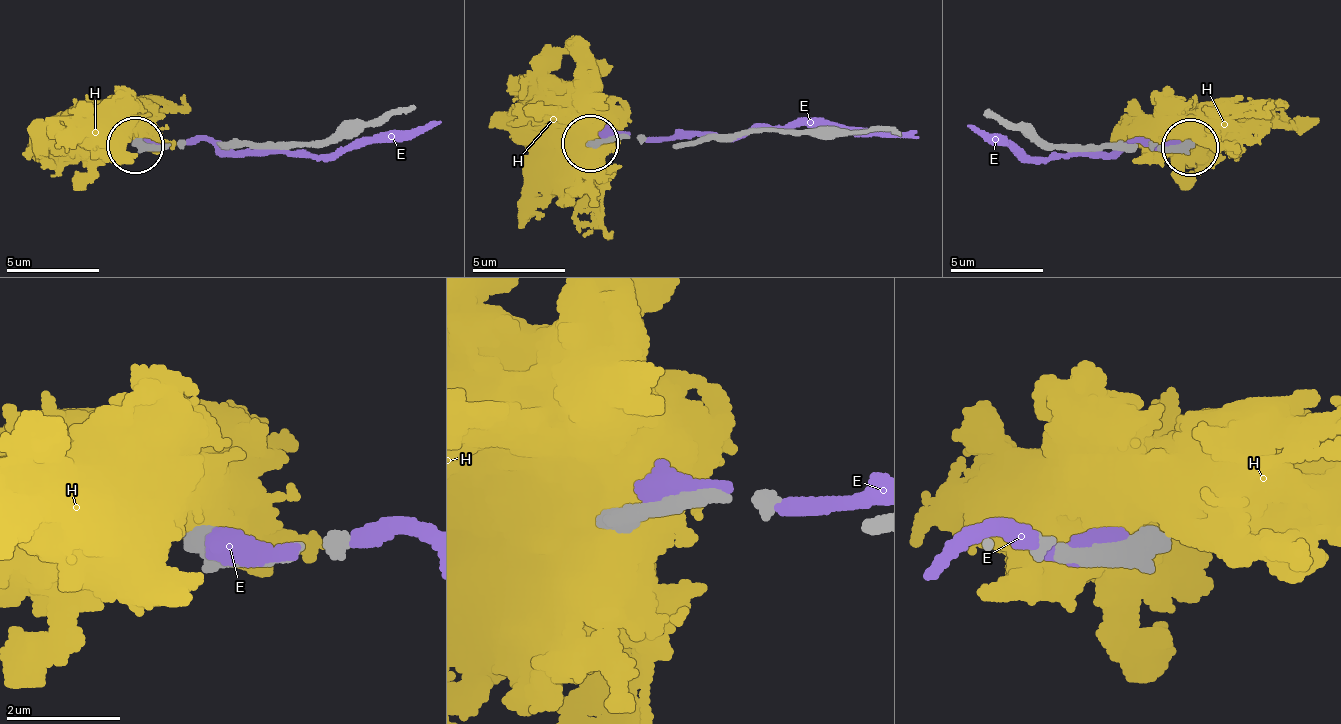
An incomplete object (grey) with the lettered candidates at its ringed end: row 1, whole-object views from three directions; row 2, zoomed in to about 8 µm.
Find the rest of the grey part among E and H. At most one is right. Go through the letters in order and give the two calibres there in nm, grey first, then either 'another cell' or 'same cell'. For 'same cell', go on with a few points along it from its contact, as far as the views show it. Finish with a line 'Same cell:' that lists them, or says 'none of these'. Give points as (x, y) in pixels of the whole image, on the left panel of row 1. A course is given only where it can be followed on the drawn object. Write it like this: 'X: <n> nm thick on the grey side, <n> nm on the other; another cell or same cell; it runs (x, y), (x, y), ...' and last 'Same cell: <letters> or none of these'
E: 400 nm thick on the grey side, 550 nm on the other; another cell
H: 420 nm thick on the grey side, 800 nm on the other; another cell
Same cell: none of these

